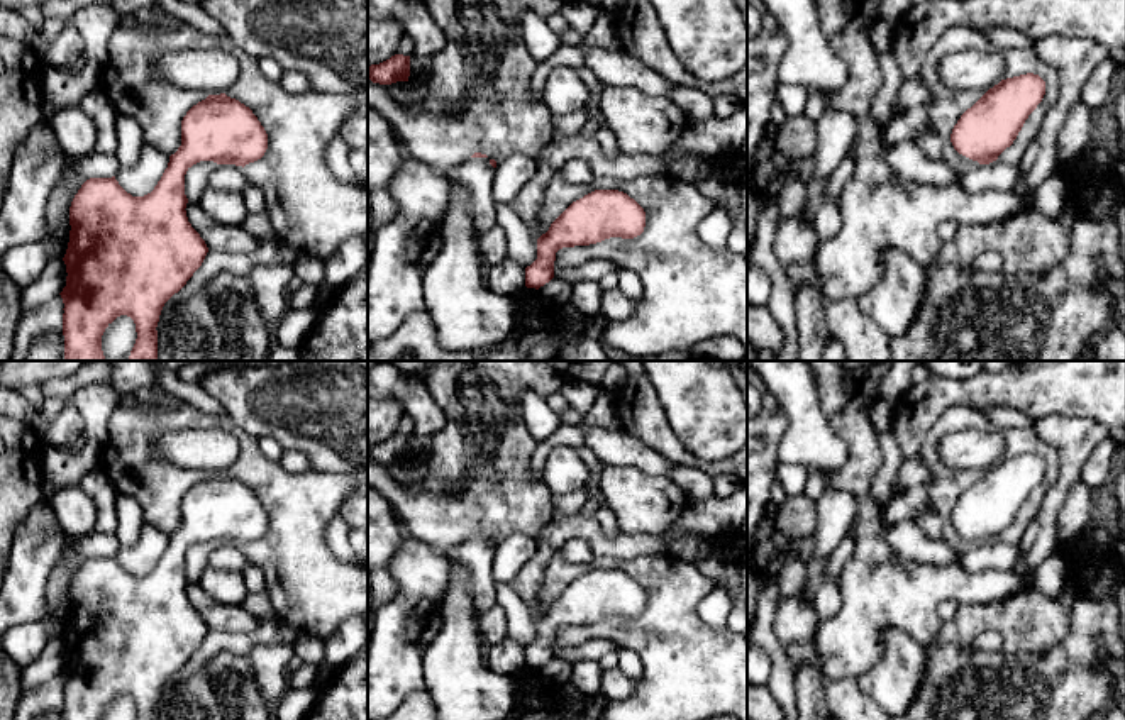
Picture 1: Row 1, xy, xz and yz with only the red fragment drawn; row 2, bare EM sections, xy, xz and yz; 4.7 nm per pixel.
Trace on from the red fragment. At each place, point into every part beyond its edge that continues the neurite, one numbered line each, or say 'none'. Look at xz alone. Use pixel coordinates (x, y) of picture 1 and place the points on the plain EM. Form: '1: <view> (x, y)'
none

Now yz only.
none

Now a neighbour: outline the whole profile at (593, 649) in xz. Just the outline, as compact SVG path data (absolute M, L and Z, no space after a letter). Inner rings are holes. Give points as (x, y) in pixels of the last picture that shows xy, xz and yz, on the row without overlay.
M590 639L585 644L571 649L561 649L554 644L554 656L559 656L569 662L593 659L598 661L603 654L617 649L613 642L605 639Z

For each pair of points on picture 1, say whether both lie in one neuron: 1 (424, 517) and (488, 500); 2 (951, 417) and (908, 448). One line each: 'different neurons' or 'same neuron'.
1: same neuron
2: different neurons

